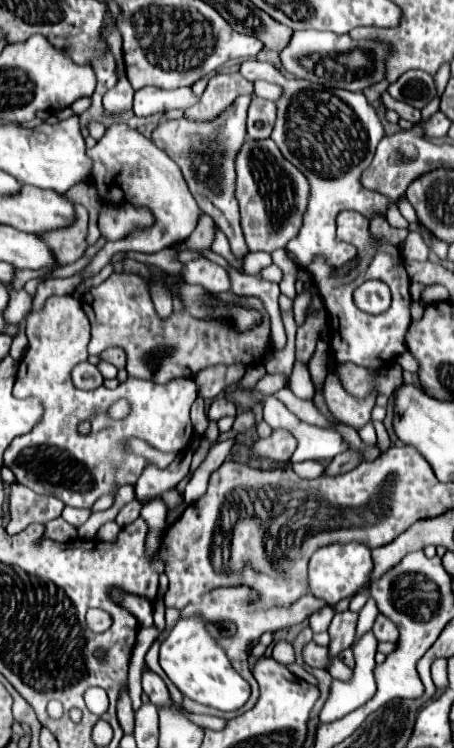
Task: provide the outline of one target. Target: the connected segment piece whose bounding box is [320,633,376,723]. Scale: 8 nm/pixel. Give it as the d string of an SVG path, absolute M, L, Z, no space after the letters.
M366 633L354 647L354 677L346 683L334 681L330 697L320 711L320 721L328 723L334 719L340 719L348 715L350 711L362 707L374 693L376 693L376 681L374 681L374 653L376 653L376 639L372 633Z

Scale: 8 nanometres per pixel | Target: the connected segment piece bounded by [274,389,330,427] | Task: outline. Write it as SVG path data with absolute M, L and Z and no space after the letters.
M280 389L274 397L280 399L282 403L286 403L288 409L290 409L298 419L302 419L302 421L306 421L306 423L314 423L314 425L324 425L324 427L330 425L330 423L326 423L326 421L322 419L322 415L318 415L318 411L314 411L314 403L302 401L302 399L294 397L288 389Z

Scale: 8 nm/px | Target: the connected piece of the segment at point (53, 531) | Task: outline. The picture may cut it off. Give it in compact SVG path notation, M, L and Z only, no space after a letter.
M62 517L48 521L44 527L44 536L55 541L70 541L71 539L78 538L77 528L74 529Z

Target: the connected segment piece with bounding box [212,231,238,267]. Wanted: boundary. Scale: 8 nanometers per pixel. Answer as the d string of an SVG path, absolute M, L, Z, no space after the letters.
M216 231L214 233L214 243L212 243L212 251L214 253L218 253L218 255L222 255L224 259L228 259L230 261L230 265L234 265L234 267L238 267L238 263L234 263L234 255L230 255L230 247L228 247L228 239L220 233L220 231Z

